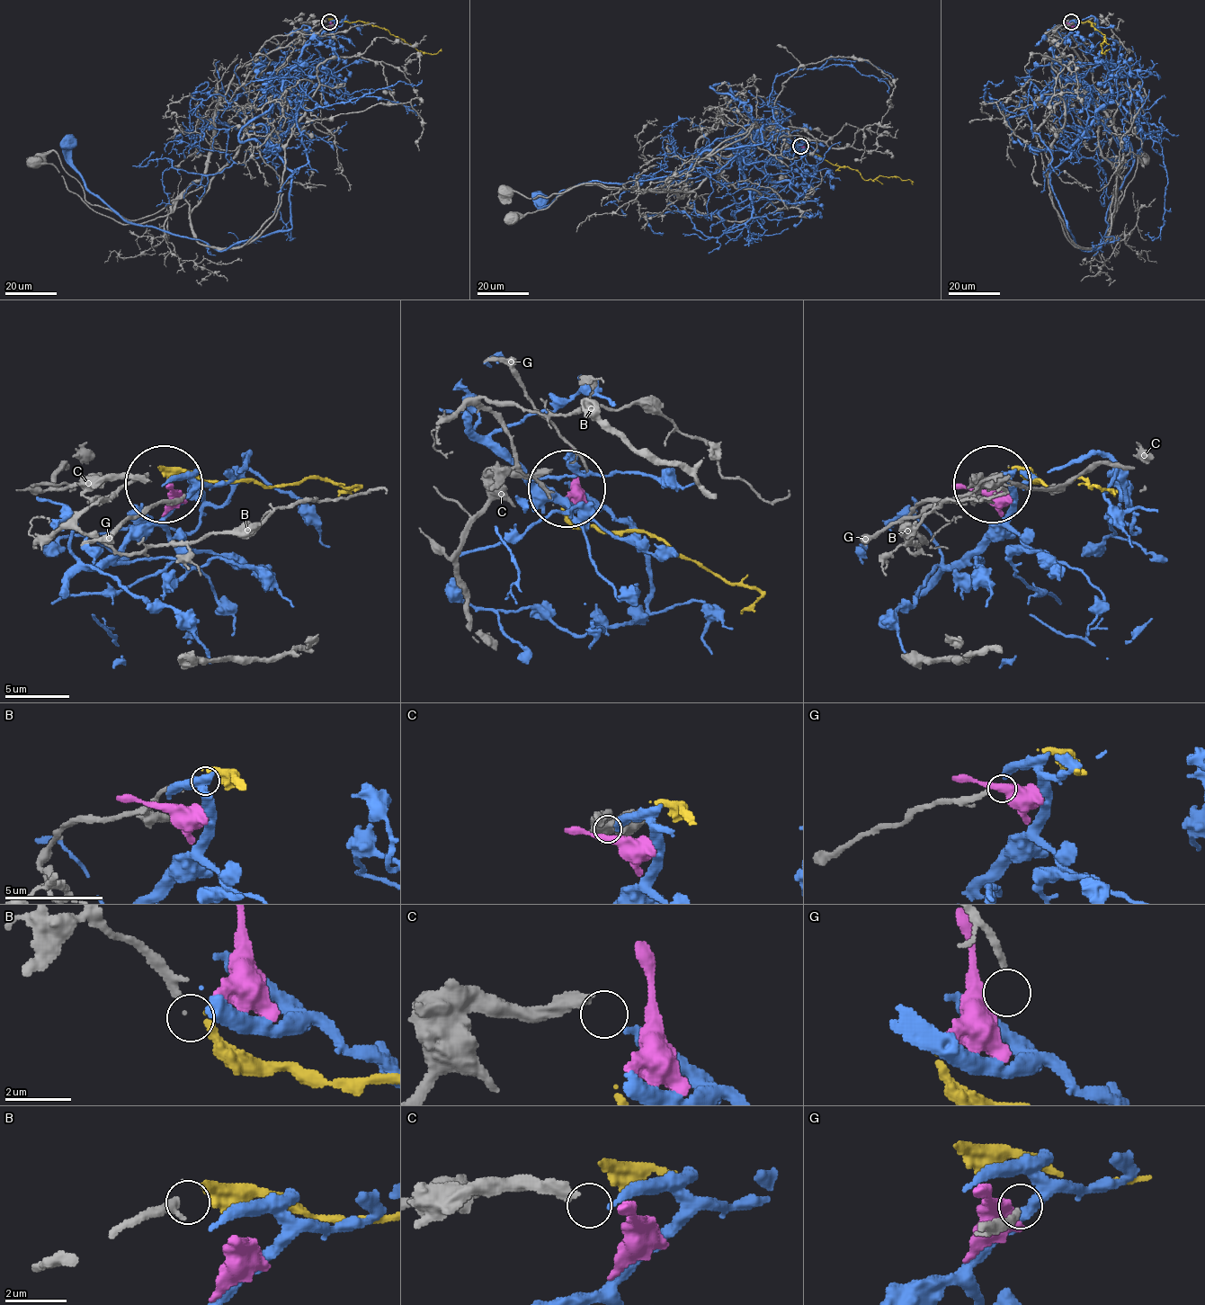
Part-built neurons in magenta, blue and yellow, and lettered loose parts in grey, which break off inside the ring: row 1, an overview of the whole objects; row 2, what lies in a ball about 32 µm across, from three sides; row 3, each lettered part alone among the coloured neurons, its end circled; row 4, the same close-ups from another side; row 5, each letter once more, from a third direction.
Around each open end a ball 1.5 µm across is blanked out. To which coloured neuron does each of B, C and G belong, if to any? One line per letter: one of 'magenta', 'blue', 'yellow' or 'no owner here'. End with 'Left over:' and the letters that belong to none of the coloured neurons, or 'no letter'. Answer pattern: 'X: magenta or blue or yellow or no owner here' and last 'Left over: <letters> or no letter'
B: yellow
C: blue
G: no owner here
Left over: G

